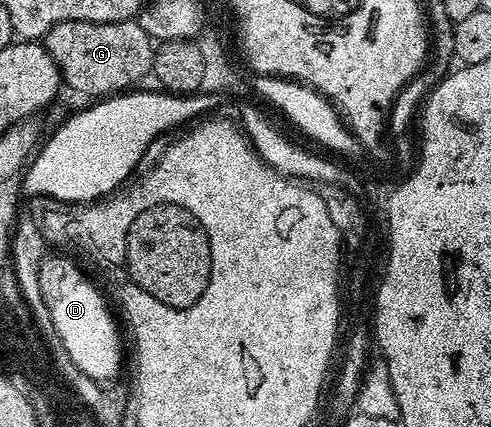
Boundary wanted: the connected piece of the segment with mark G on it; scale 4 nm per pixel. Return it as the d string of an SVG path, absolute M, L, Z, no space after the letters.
M126 19L120 23L90 23L89 21L63 21L53 27L45 37L47 52L59 67L62 82L67 83L79 95L114 97L134 88L143 78L152 74L151 63L155 60L156 44L138 21Z

